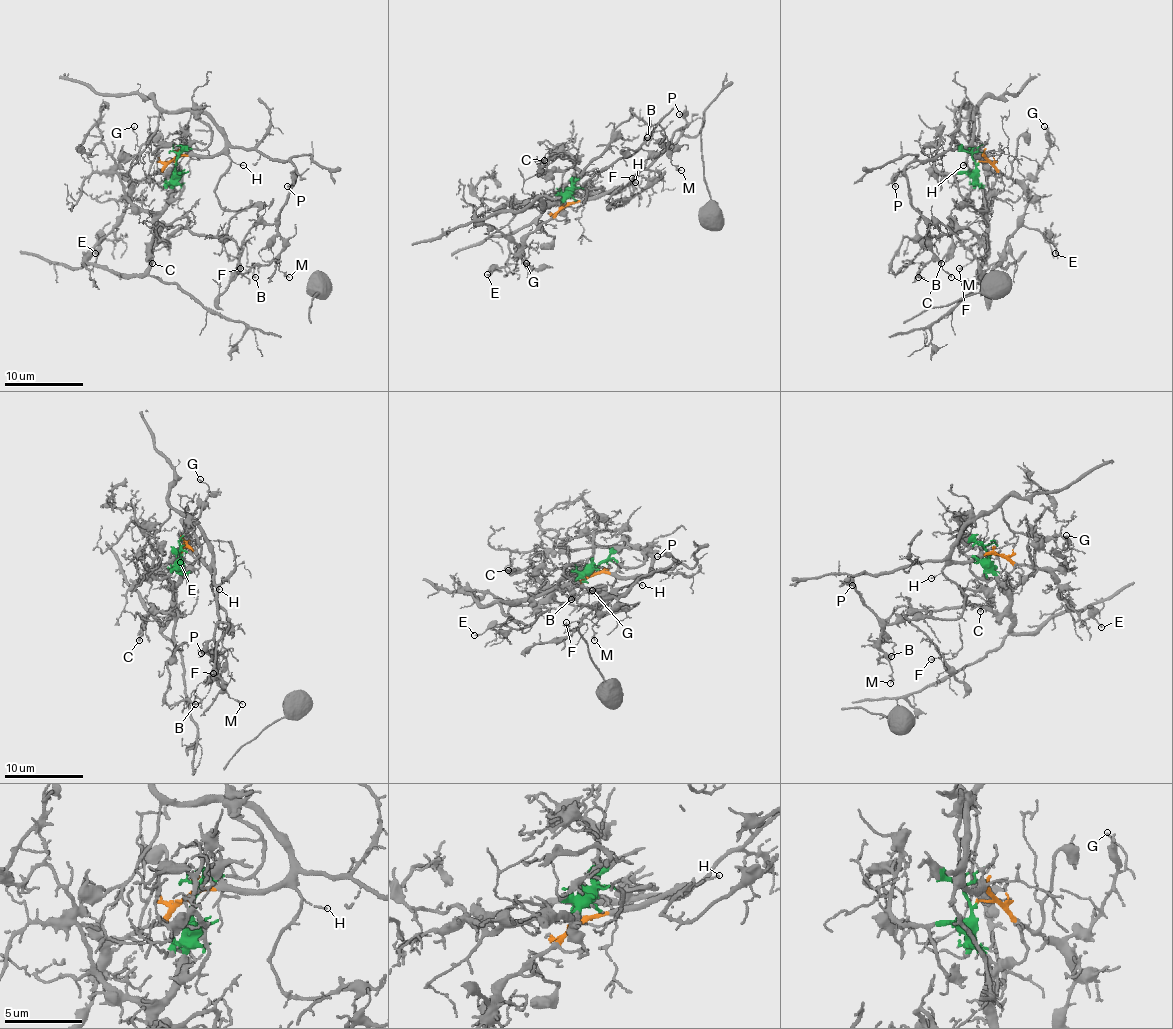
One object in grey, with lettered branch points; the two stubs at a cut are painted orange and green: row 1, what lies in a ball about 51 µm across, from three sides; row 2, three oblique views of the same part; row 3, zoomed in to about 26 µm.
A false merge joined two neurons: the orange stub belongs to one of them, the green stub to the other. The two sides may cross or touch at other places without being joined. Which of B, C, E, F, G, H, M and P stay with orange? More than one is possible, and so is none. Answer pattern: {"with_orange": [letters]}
{"with_orange": ["E", "F", "G", "H", "M", "P"]}

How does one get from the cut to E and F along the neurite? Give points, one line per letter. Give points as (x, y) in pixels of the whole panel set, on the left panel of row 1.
E: (175, 163), (169, 161), (157, 173), (141, 177), (132, 187), (116, 236), (100, 244), (94, 254)
F: (175, 163), (181, 155), (256, 148), (295, 167), (287, 203), (272, 224), (254, 224), (244, 238), (240, 268)

